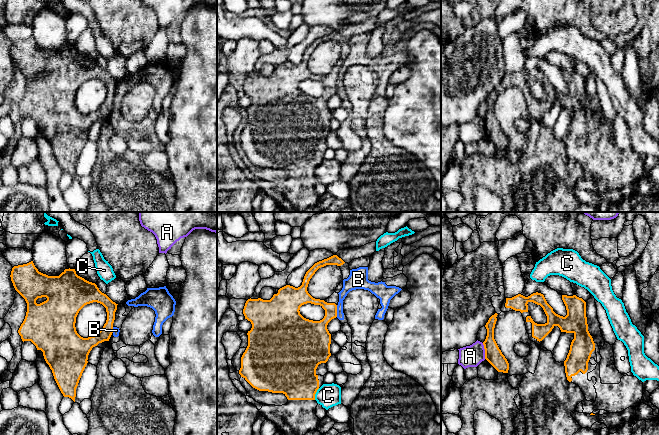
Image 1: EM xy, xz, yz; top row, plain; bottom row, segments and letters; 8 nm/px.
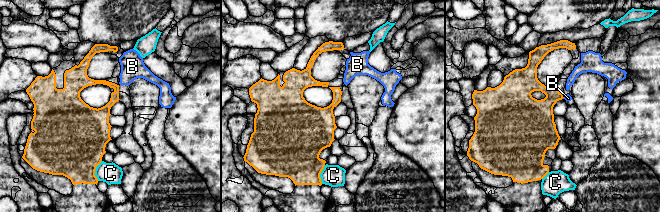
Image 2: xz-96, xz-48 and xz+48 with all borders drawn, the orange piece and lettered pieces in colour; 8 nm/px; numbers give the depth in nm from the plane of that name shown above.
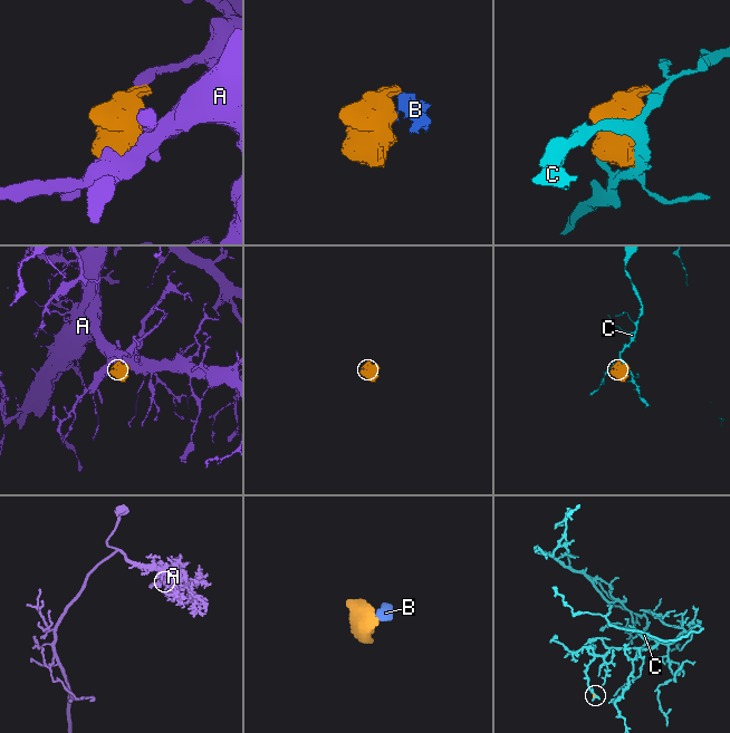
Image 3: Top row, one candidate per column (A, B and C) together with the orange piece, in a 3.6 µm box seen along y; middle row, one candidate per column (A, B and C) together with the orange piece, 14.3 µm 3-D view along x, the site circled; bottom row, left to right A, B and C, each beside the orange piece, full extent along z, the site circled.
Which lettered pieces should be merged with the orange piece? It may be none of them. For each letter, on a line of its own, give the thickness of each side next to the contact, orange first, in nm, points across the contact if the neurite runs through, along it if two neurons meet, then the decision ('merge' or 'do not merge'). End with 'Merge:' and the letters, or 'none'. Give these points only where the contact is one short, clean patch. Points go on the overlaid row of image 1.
A: 140/180 nm | along yz (482, 343), (485, 358) | do not merge
B: 220/110 nm | along xz (336, 305), (337, 316) | do not merge
C: 380/190 nm | do not merge
Merge: none

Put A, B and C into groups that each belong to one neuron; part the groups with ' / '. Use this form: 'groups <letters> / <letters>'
groups A / B / C

